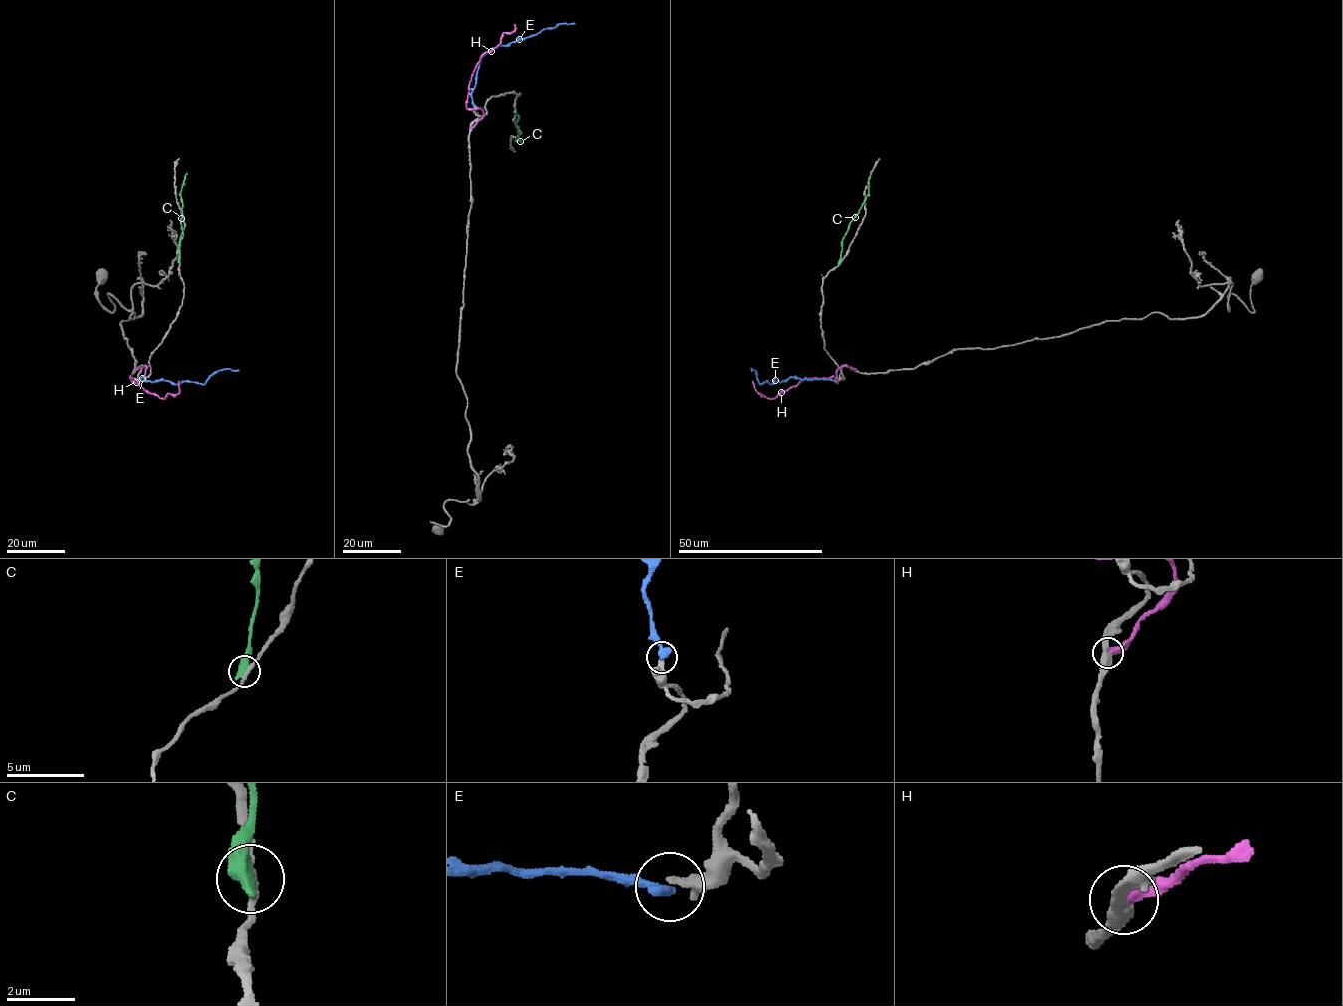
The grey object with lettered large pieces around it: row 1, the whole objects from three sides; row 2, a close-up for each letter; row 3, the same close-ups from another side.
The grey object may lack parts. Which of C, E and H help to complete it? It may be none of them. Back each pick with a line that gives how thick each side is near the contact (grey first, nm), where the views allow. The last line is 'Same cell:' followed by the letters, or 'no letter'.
Same cell: no letter

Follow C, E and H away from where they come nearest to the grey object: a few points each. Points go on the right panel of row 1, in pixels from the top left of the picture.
C: (839, 262), (841, 240), (868, 194), (871, 172)
E: (835, 380), (789, 377), (774, 380), (771, 384), (766, 381), (760, 384), (756, 372), (751, 370)
H: (855, 370), (841, 366), (836, 371), (836, 382), (833, 377), (806, 378), (773, 398), (758, 393), (752, 381)

